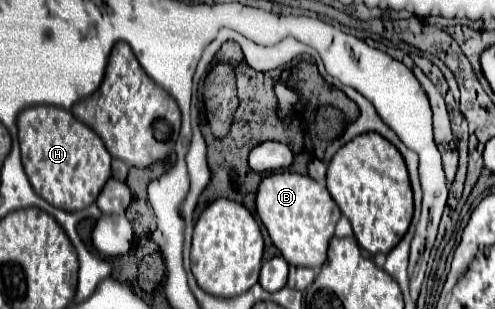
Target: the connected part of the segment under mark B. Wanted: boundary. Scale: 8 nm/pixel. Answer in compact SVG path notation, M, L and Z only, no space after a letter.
M274 173L268 175L256 193L256 209L268 229L272 243L280 249L290 265L318 269L326 261L328 243L334 237L334 227L340 219L340 209L330 197L328 189L308 175Z

